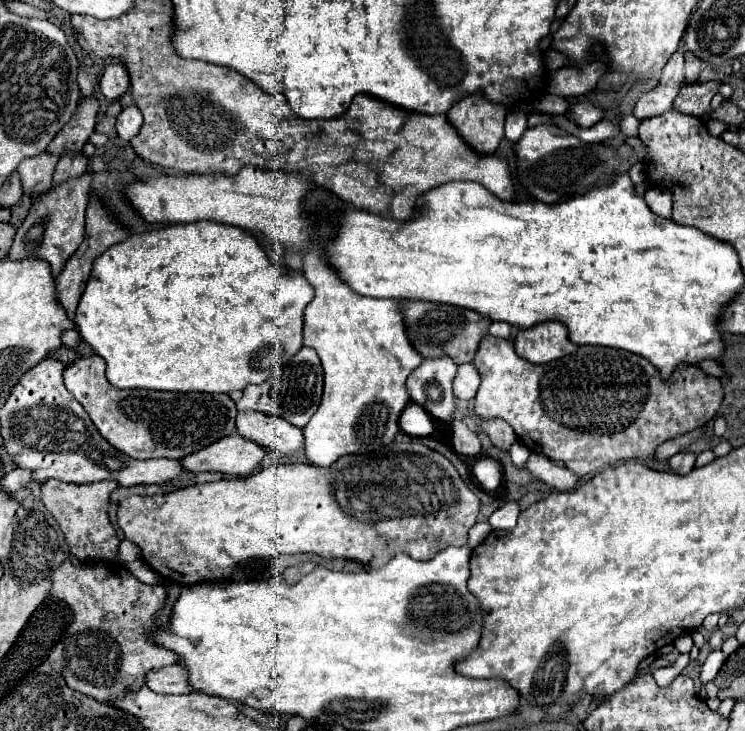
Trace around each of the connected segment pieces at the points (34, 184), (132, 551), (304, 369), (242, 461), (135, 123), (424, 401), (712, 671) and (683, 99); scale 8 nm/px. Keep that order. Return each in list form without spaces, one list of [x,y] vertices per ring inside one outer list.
[[[39,154],[39,156],[23,160],[17,166],[17,174],[21,178],[23,192],[29,196],[37,196],[49,190],[53,172],[55,172],[55,164],[57,164],[55,156],[47,156],[47,154]]]
[[[123,540],[123,542],[119,544],[117,560],[119,560],[121,564],[129,564],[129,562],[133,562],[133,560],[137,560],[137,558],[139,558],[139,548],[137,548],[133,542]]]
[[[303,346],[279,376],[269,378],[263,384],[249,384],[243,390],[243,398],[237,402],[237,410],[257,410],[283,416],[291,424],[303,428],[309,422],[309,418],[317,412],[321,402],[321,392],[323,392],[323,368],[319,356],[313,348]]]
[[[239,434],[225,436],[199,452],[187,454],[179,462],[189,472],[223,472],[225,476],[247,476],[265,458],[265,448],[241,438]]]
[[[135,106],[125,108],[125,110],[117,116],[117,124],[115,124],[117,136],[119,136],[121,140],[131,140],[131,138],[139,132],[141,122],[143,122],[143,116],[141,116],[139,108],[135,108]]]
[[[441,356],[437,360],[423,360],[415,372],[407,378],[407,390],[413,402],[425,412],[443,422],[451,422],[457,410],[451,382],[457,374],[457,364]]]
[[[713,650],[713,652],[707,656],[707,660],[703,662],[703,666],[701,666],[699,680],[701,680],[703,684],[711,682],[711,680],[717,676],[719,668],[723,666],[723,662],[725,662],[725,654],[723,654],[721,650]]]
[[[717,80],[703,84],[683,84],[677,98],[673,100],[673,108],[701,118],[709,112],[709,102],[719,92],[719,86],[721,82]]]

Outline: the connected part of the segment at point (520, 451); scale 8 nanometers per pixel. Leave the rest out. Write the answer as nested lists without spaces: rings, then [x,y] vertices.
[[[515,442],[515,444],[511,446],[509,454],[511,454],[511,460],[513,460],[515,468],[517,468],[517,470],[523,470],[525,464],[527,464],[527,458],[529,458],[529,450],[527,450],[521,442]]]

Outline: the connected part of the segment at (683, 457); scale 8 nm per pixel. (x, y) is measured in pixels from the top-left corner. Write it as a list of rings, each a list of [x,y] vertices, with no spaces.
[[[679,452],[679,454],[675,454],[675,456],[669,460],[671,470],[673,470],[675,474],[687,474],[687,472],[693,470],[693,466],[695,466],[695,458],[697,458],[695,454]]]

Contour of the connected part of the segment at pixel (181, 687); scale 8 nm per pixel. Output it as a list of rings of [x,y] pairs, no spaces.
[[[179,664],[163,666],[159,670],[149,670],[145,674],[145,686],[157,694],[187,694],[193,692],[187,684],[187,670]]]

